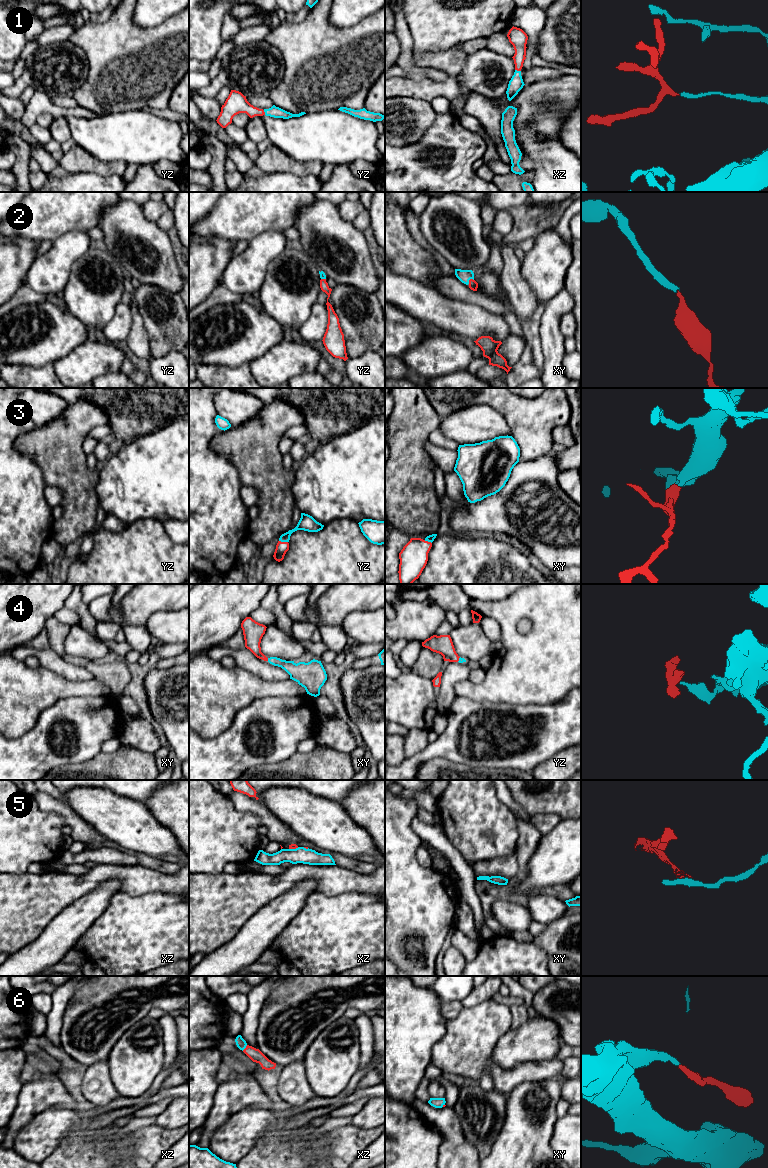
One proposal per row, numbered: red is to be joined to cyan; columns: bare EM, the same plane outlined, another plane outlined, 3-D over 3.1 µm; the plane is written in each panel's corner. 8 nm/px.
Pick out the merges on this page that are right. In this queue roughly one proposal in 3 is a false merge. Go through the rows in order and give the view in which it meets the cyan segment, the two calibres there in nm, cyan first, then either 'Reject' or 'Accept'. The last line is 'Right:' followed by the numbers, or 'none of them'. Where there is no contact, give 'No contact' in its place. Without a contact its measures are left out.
1: Touches cyan in xz. Thickness 120 nm (cyan) against 130 nm. Accept
2: Touches cyan in xy. Thickness 100 nm (cyan) against 80 nm. Accept
3: Touches cyan in yz. Thickness 130 nm (cyan) against 100 nm. Accept
4: Touches cyan in xy. Thickness 130 nm (cyan) against 160 nm. Accept
5: Touches cyan in xz. Thickness 130 nm (cyan) against 50 nm. Reject
6: Touches cyan in xz. Thickness 80 nm (cyan) against 100 nm. Accept
Right: 1, 2, 3, 4, 6

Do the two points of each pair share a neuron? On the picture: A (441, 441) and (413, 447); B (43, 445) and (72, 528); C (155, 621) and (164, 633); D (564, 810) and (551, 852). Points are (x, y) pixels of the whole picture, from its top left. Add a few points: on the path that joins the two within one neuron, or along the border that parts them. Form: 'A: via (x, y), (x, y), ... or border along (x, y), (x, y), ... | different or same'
A: border along (437, 427), (430, 433), (427, 439) | different
B: via (64, 466), (72, 476), (72, 507) | same
C: via (158, 624), (164, 630) | same
D: border along (570, 817), (562, 819) | different

